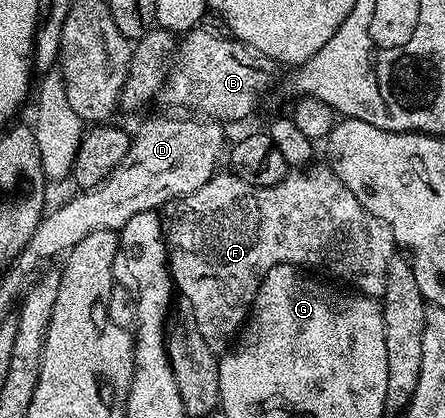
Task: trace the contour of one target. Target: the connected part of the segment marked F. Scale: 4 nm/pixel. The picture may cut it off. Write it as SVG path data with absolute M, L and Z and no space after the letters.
M316 165L293 169L273 186L246 184L237 174L217 172L202 184L202 188L179 199L167 211L166 245L172 281L175 289L184 293L183 297L194 312L198 332L206 336L206 344L210 344L217 356L233 345L233 335L245 325L260 281L267 270L278 264L301 268L325 266L334 277L349 282L353 291L383 299L386 268L390 268L390 260L398 250L392 239L392 227L378 220L378 216L370 216L370 212L354 200L354 192L338 180L331 166Z

